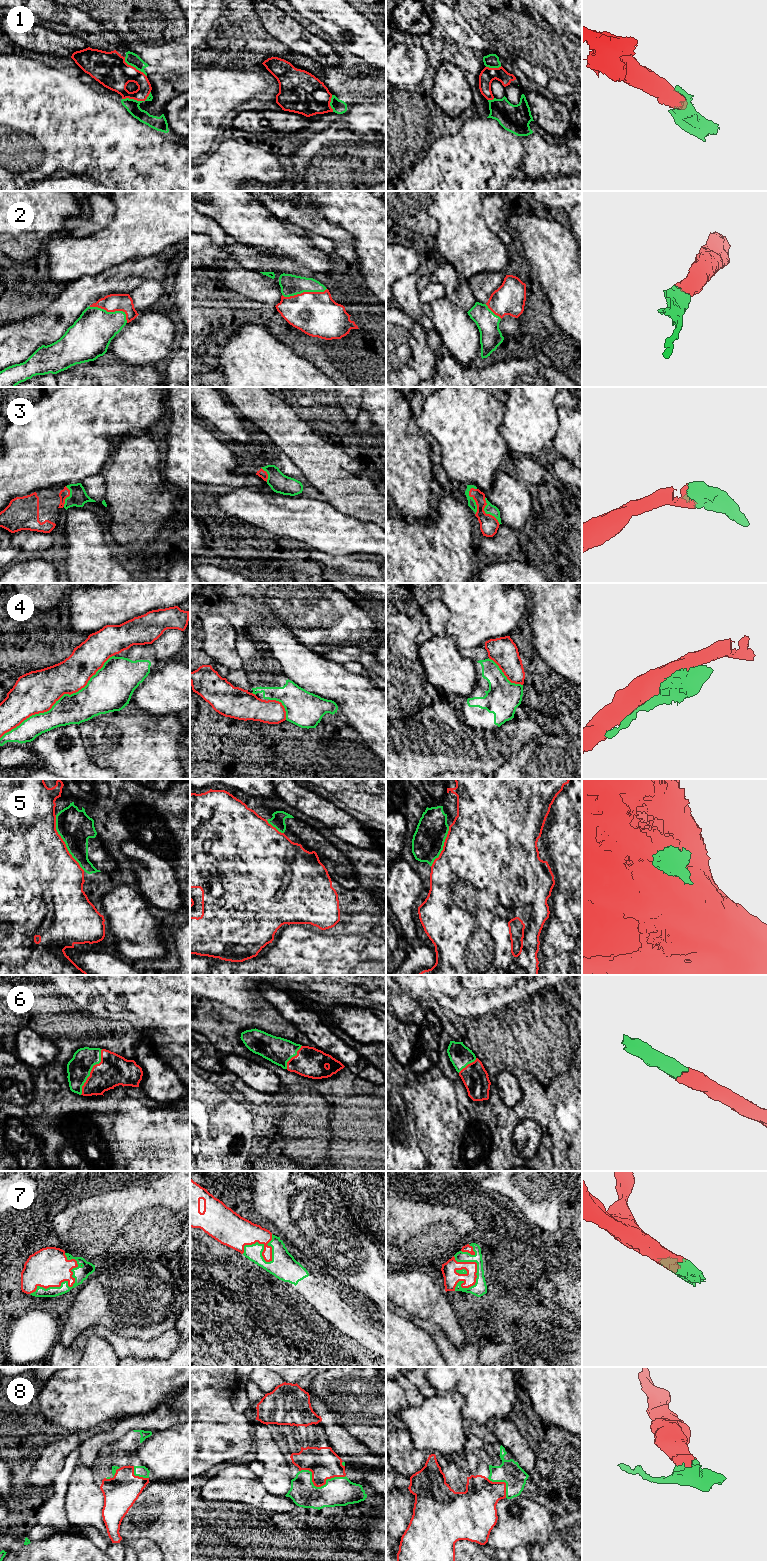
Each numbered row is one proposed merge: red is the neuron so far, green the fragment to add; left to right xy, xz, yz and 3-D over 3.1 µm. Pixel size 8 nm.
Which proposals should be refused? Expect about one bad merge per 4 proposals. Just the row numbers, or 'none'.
4, 5

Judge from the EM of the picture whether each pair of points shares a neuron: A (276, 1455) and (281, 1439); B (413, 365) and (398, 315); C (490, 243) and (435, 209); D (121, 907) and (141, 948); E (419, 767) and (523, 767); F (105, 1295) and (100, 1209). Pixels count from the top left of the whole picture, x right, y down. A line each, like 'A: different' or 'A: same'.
A: different
B: same
C: same
D: same
E: different
F: different

